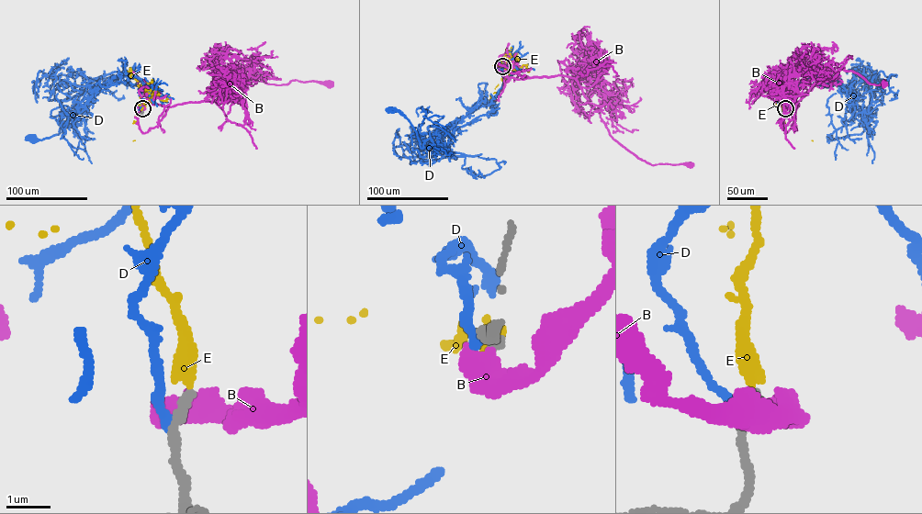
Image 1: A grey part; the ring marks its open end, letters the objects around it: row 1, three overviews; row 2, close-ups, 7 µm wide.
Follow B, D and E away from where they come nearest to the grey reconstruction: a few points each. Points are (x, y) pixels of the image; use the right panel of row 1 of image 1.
B: (786, 109), (781, 100), (798, 106), (795, 101), (828, 70), (853, 71), (869, 83), (884, 83)
D: (785, 109), (781, 93), (803, 80), (827, 76), (866, 114), (867, 125), (861, 133), (829, 137)
E: (785, 108), (779, 97), (780, 89), (797, 92), (800, 84), (815, 77), (819, 69), (827, 69)

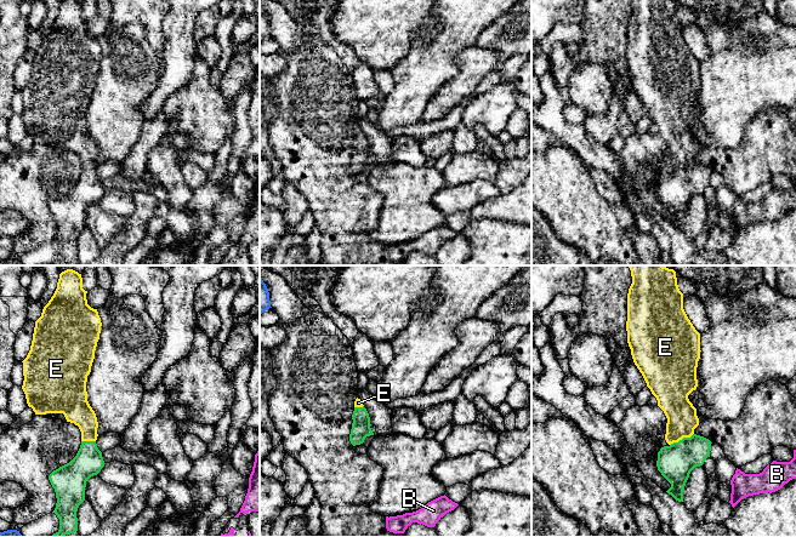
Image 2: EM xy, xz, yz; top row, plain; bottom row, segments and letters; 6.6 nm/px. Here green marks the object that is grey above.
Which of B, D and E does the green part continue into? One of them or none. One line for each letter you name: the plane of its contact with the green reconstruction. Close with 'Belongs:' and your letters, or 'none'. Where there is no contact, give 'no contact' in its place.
E: meets green in yz
Belongs: E

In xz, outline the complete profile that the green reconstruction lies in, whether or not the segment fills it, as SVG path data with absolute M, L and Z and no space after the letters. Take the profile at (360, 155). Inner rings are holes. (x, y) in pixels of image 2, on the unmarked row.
M360 127L354 130L354 139L352 143L352 158L349 162L349 170L353 175L364 171L366 165L374 164L370 156L370 145Z

